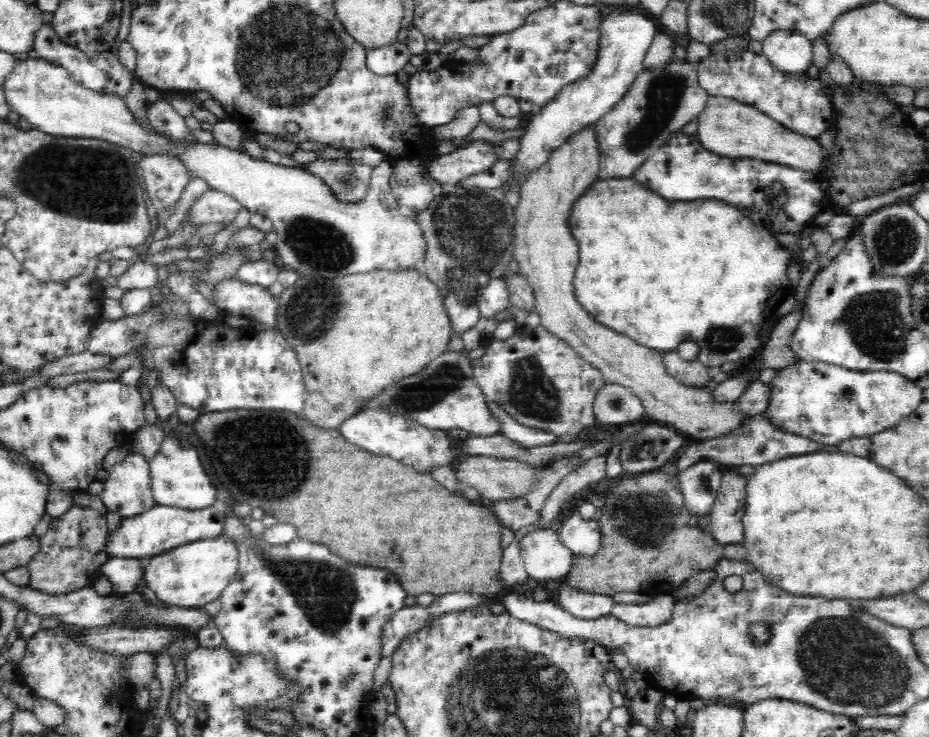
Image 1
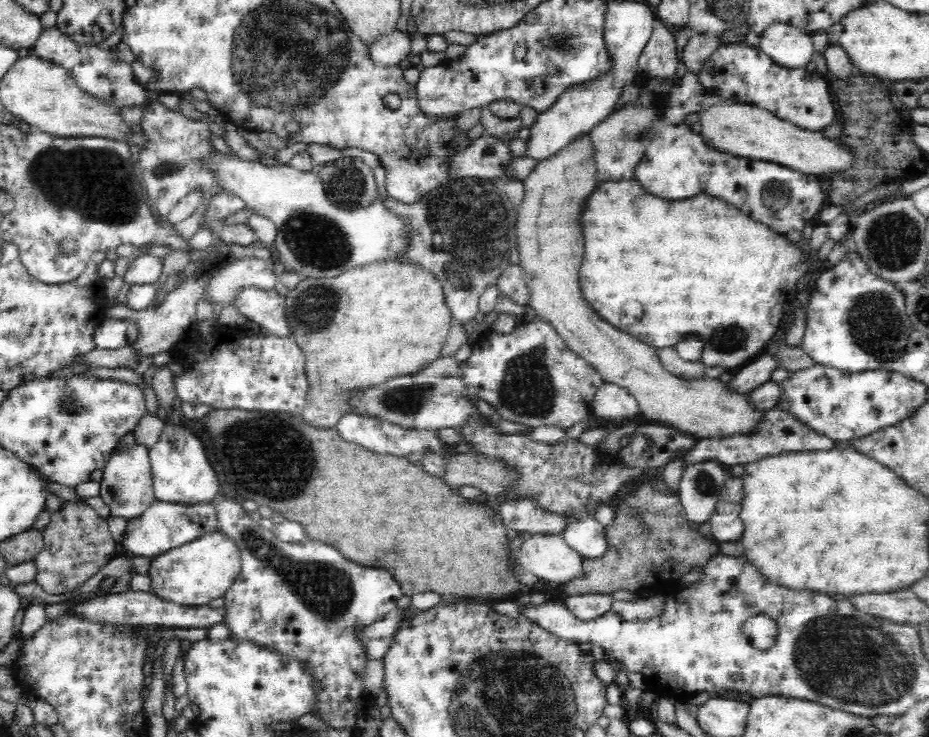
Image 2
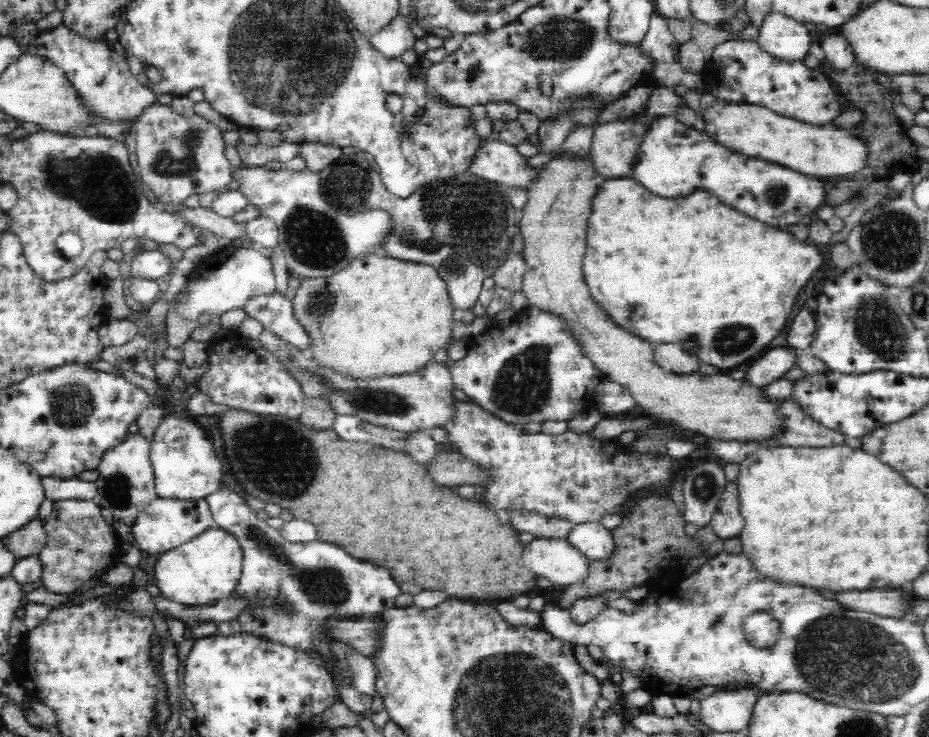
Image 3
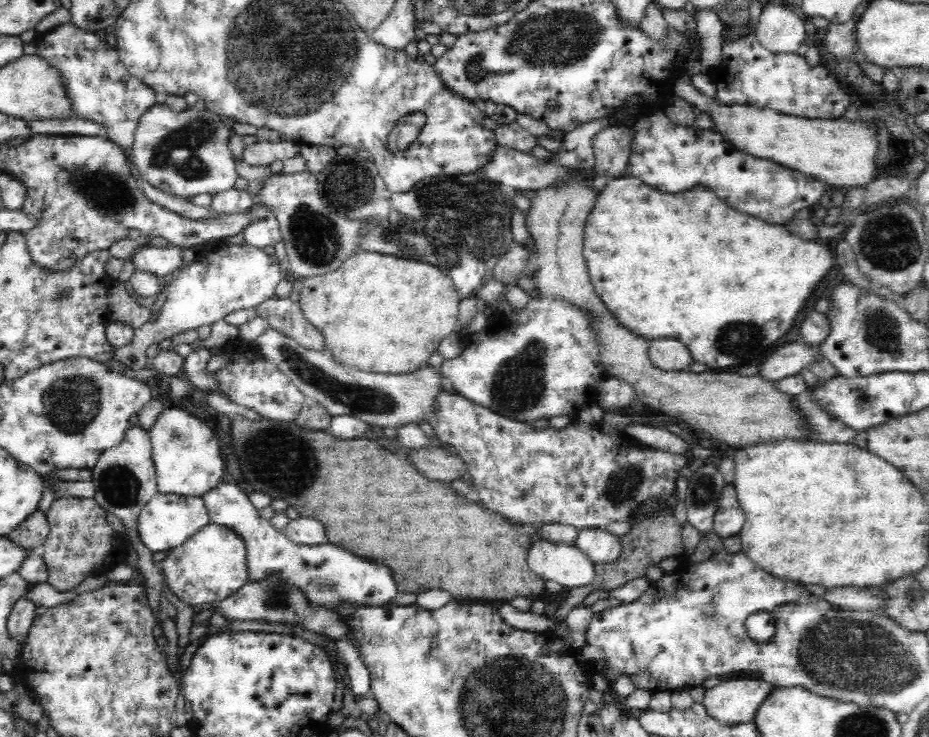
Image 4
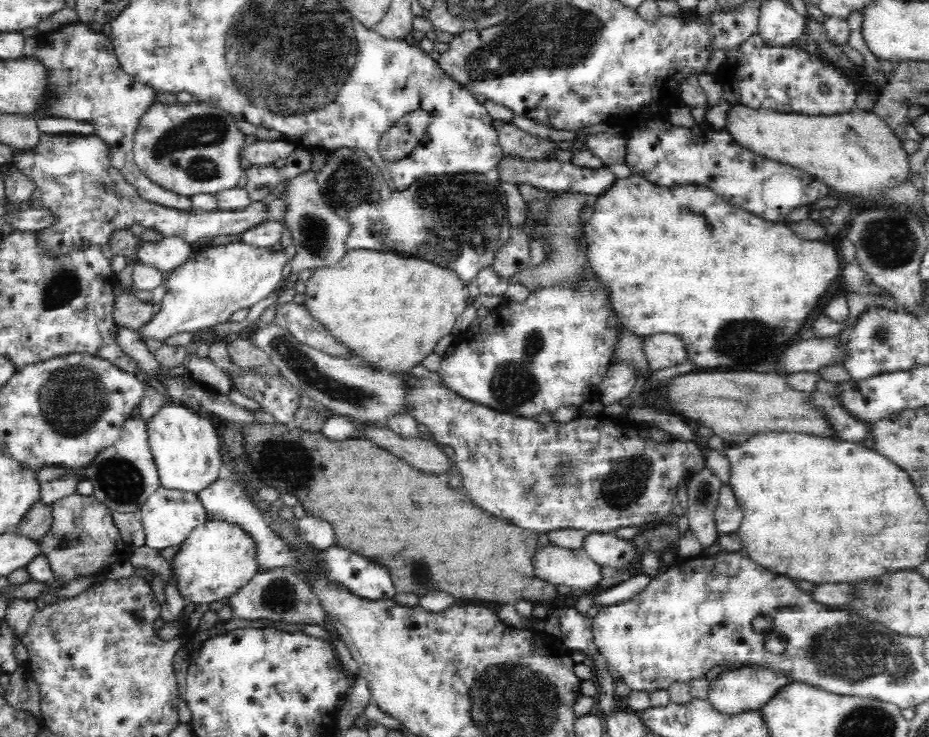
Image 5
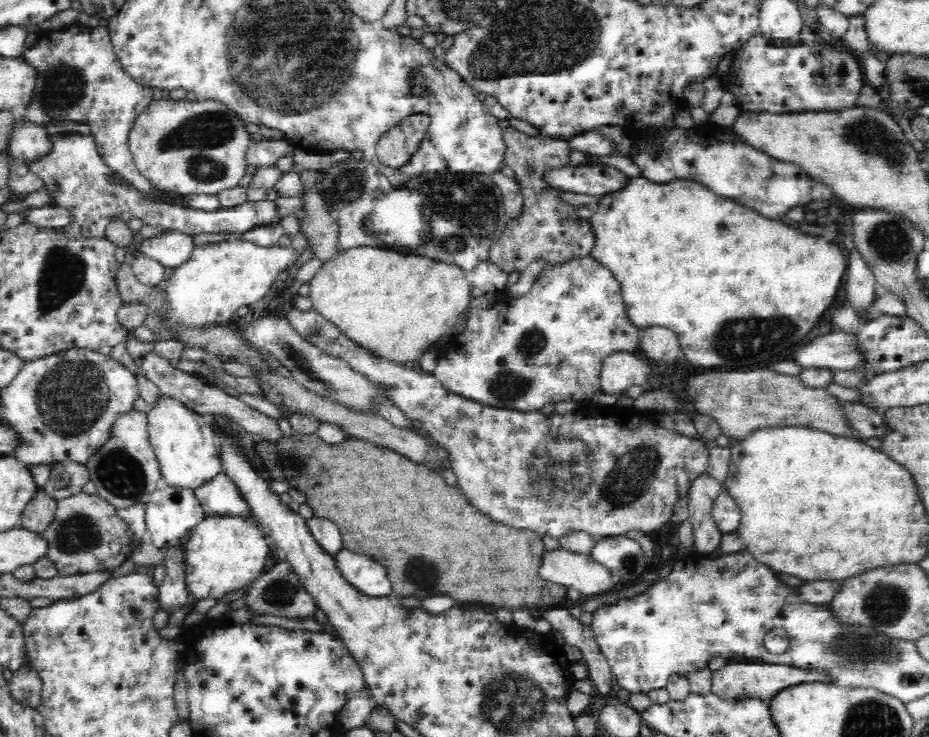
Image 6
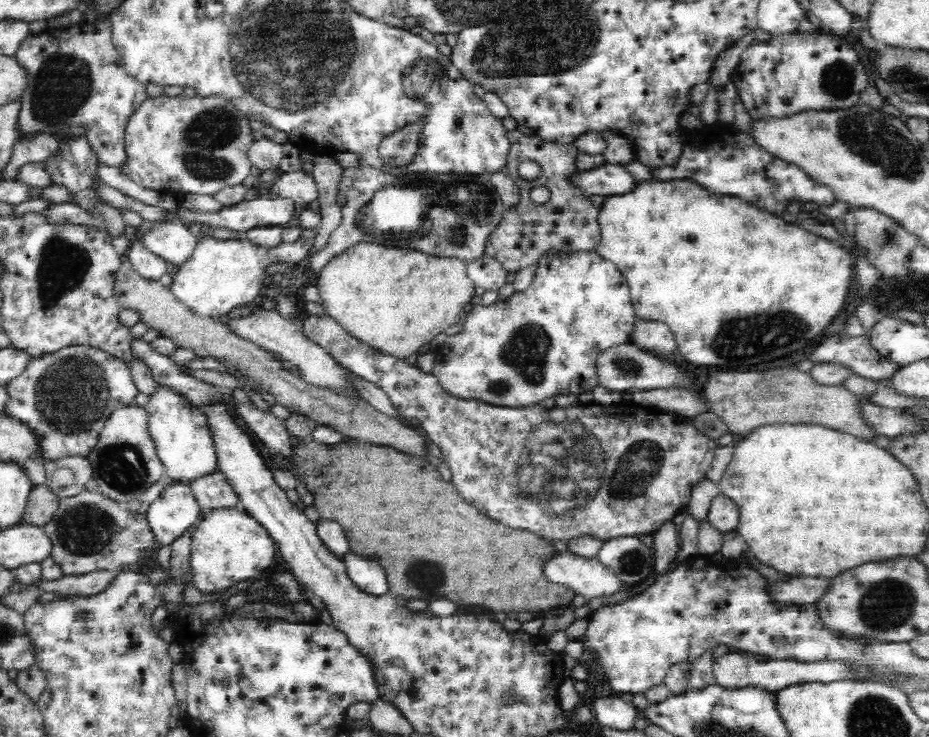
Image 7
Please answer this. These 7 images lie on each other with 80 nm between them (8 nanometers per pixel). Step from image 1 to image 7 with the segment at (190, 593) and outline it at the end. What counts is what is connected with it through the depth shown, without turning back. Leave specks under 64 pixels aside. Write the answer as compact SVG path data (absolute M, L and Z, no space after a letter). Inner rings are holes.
M241 507L209 511L191 535L189 569L192 586L199 594L237 590L272 566L274 550L276 546L271 535Z

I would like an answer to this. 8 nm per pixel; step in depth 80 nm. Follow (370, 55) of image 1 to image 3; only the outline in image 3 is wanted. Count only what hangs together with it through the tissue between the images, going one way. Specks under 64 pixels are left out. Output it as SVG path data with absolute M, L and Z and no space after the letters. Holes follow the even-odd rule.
M398 15L385 29L369 38L370 44L388 59L400 58L406 50L412 49L416 39L406 25L408 20Z

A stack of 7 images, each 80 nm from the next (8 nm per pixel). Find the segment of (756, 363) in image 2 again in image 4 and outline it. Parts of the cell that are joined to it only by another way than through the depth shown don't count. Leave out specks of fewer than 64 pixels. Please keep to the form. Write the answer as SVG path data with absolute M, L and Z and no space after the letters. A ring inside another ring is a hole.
M794 341L780 347L780 350L772 351L772 354L768 354L768 358L764 358L764 362L760 362L758 365L757 375L760 378L768 378L768 381L779 381L783 378L794 376L802 370L802 368L808 368L808 364L818 356L812 348L808 347L806 343L800 341Z

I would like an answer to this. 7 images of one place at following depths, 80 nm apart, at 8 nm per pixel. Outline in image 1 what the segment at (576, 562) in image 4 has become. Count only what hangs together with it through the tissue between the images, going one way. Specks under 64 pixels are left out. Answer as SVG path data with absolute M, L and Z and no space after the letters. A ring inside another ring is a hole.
M549 527L526 533L518 547L526 573L534 580L559 582L567 576L574 561L572 551L560 542L557 531Z

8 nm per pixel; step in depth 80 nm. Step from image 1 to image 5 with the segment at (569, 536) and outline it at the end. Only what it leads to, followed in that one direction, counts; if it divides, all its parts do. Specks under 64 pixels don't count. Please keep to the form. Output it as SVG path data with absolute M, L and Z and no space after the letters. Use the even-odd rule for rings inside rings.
M585 533L583 549L596 564L628 569L639 564L638 551L628 539L612 533Z

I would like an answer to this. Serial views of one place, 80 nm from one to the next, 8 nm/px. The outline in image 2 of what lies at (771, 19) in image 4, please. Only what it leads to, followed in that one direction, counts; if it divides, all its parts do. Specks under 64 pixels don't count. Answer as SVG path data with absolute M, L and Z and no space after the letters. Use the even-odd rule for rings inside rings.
M772 22L760 35L760 50L776 64L788 69L806 68L812 61L811 35L784 22Z

